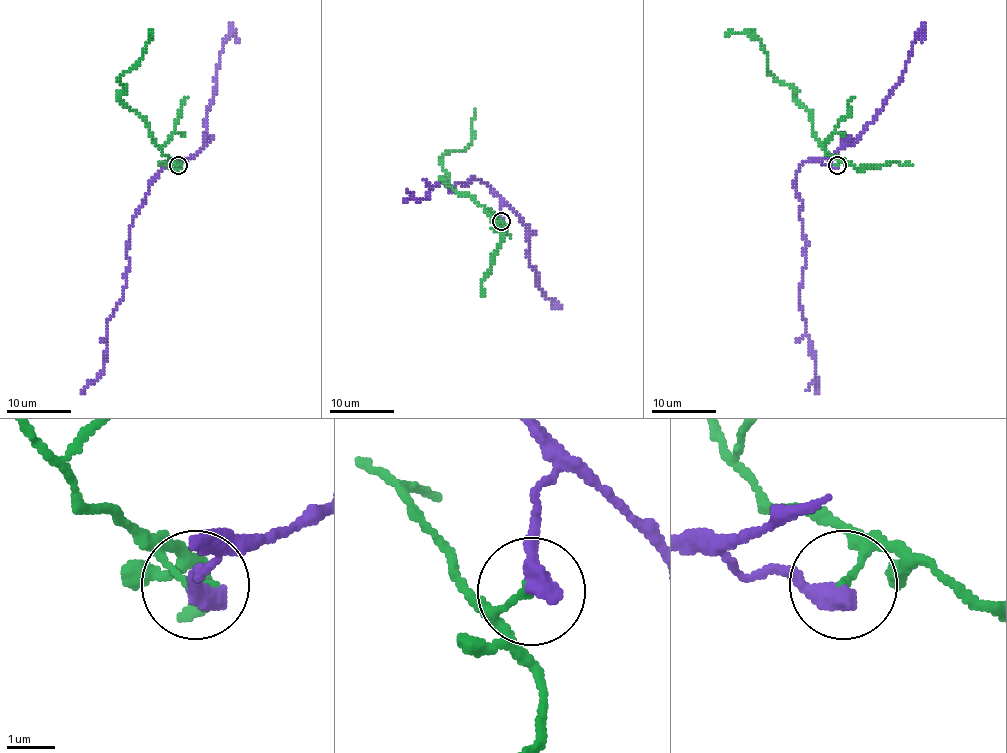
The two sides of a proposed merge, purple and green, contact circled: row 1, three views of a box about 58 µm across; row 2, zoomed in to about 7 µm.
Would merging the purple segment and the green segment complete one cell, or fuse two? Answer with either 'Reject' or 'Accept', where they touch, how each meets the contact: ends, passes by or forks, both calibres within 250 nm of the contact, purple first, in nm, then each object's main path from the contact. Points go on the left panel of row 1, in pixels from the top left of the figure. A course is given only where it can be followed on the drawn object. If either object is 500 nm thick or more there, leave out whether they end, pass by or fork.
Reject. Place: (178, 165). At the ring purple ends. At the ring green ends. Thickness 480 nm (purple) against 190 nm. Course of purple: (179, 165), (182, 161), (170, 161), (150, 185), (132, 220), (124, 299), (108, 322), (103, 372), (82, 394). Course of green: (179, 165), (156, 144), (148, 124), (119, 98), (124, 87), (117, 80), (140, 59), (148, 32), (153, 35)

